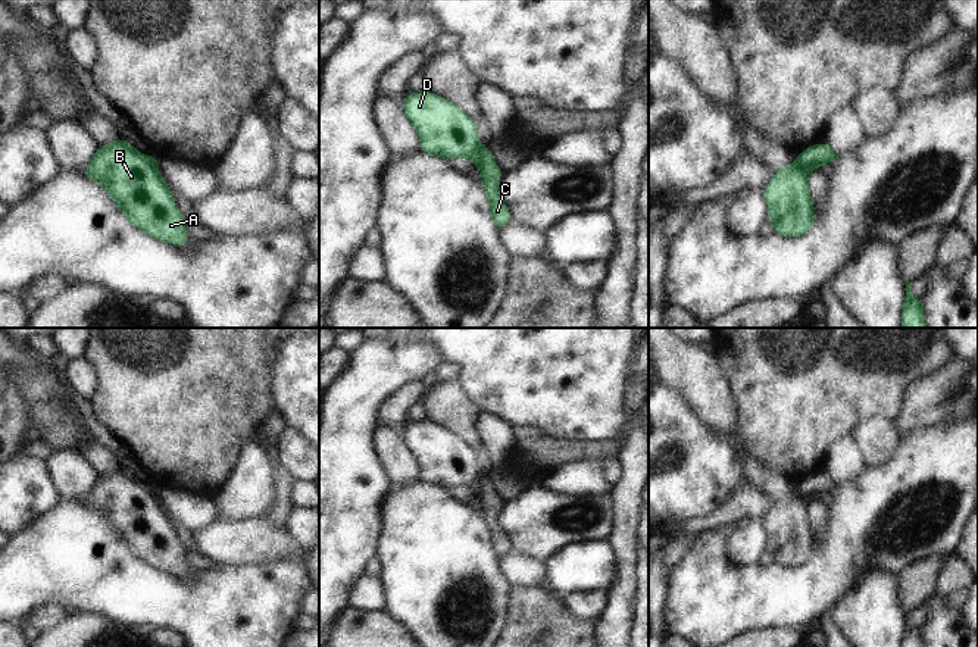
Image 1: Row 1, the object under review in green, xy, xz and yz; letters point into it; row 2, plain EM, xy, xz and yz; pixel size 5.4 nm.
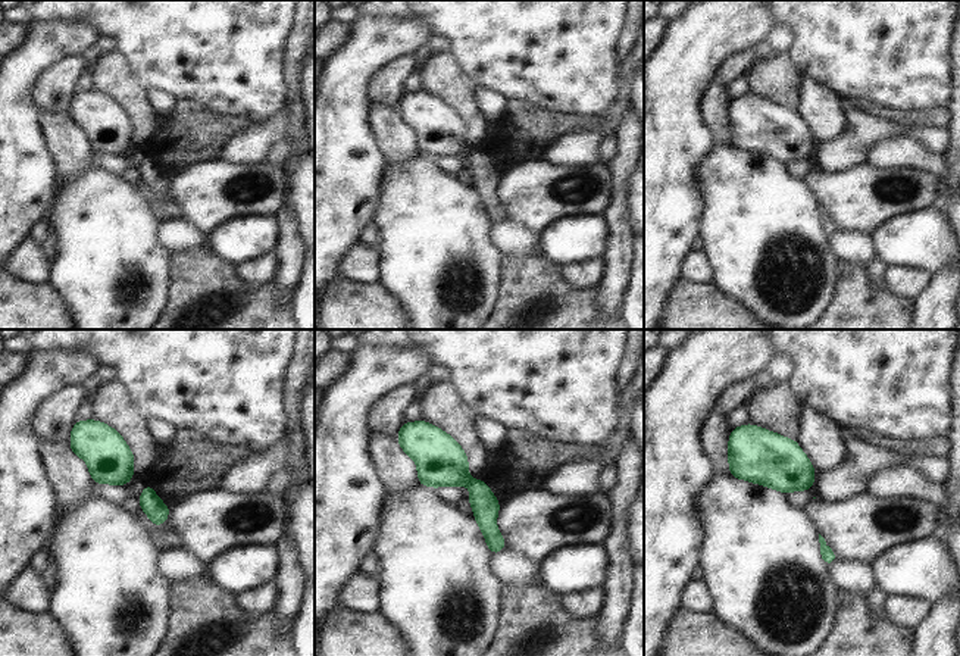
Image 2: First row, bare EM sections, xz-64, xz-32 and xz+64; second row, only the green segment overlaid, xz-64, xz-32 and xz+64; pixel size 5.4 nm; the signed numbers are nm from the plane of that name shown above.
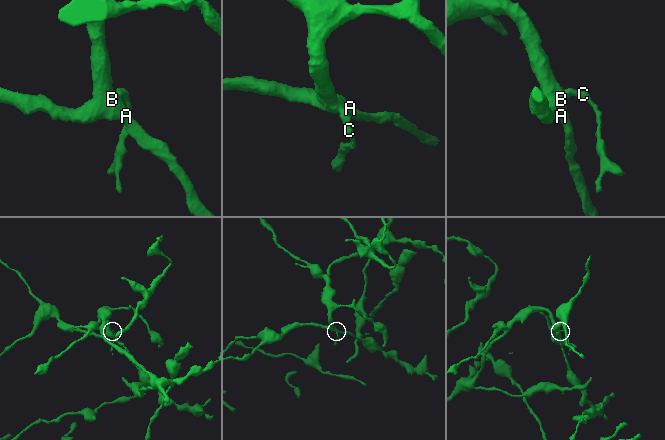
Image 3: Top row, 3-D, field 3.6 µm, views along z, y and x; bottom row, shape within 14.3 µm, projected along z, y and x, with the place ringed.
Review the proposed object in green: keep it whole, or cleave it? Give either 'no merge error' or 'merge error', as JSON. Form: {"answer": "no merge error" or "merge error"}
{"answer": "merge error"}

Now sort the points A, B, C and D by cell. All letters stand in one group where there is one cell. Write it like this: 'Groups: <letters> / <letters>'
Groups: A B D / C.

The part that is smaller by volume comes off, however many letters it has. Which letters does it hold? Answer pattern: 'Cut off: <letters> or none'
Cut off: C

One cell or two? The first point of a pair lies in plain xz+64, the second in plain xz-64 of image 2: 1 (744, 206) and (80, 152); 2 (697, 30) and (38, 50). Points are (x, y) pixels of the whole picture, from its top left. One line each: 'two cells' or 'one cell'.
1: two cells
2: one cell

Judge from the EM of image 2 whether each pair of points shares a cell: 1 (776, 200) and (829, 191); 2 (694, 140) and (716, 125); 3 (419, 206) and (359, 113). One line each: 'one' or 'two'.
1: two
2: two
3: two

